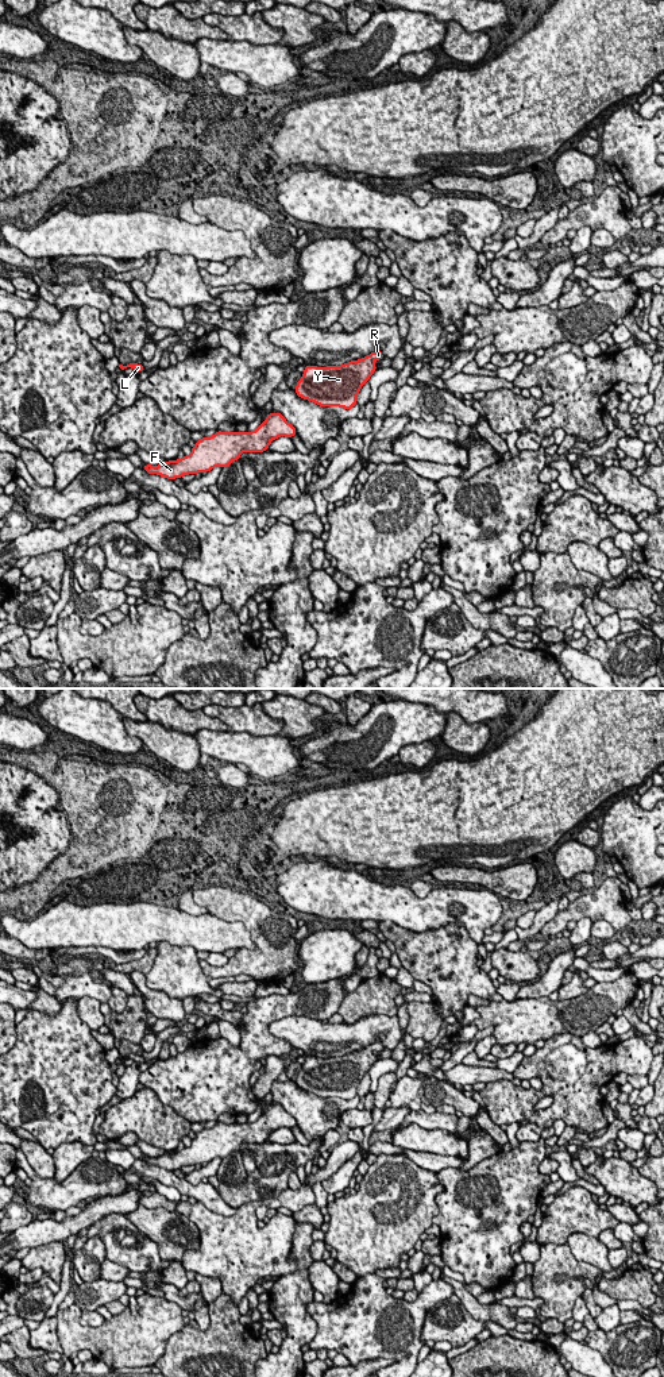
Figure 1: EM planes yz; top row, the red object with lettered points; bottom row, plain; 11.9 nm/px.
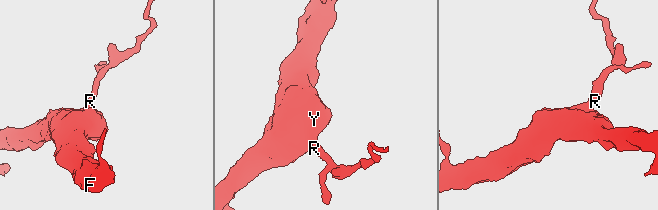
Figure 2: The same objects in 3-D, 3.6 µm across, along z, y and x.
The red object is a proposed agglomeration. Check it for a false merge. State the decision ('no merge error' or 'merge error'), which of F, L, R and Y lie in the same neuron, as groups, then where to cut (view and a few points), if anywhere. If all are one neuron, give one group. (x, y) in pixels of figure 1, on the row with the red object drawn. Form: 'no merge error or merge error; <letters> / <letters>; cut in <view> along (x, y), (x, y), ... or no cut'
no merge error; F L R Y; no cut

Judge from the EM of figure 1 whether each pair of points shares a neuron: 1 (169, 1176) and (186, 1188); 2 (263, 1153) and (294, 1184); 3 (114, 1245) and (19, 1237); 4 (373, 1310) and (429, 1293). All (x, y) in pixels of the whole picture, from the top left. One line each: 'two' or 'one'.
1: one
2: two
3: two
4: one

